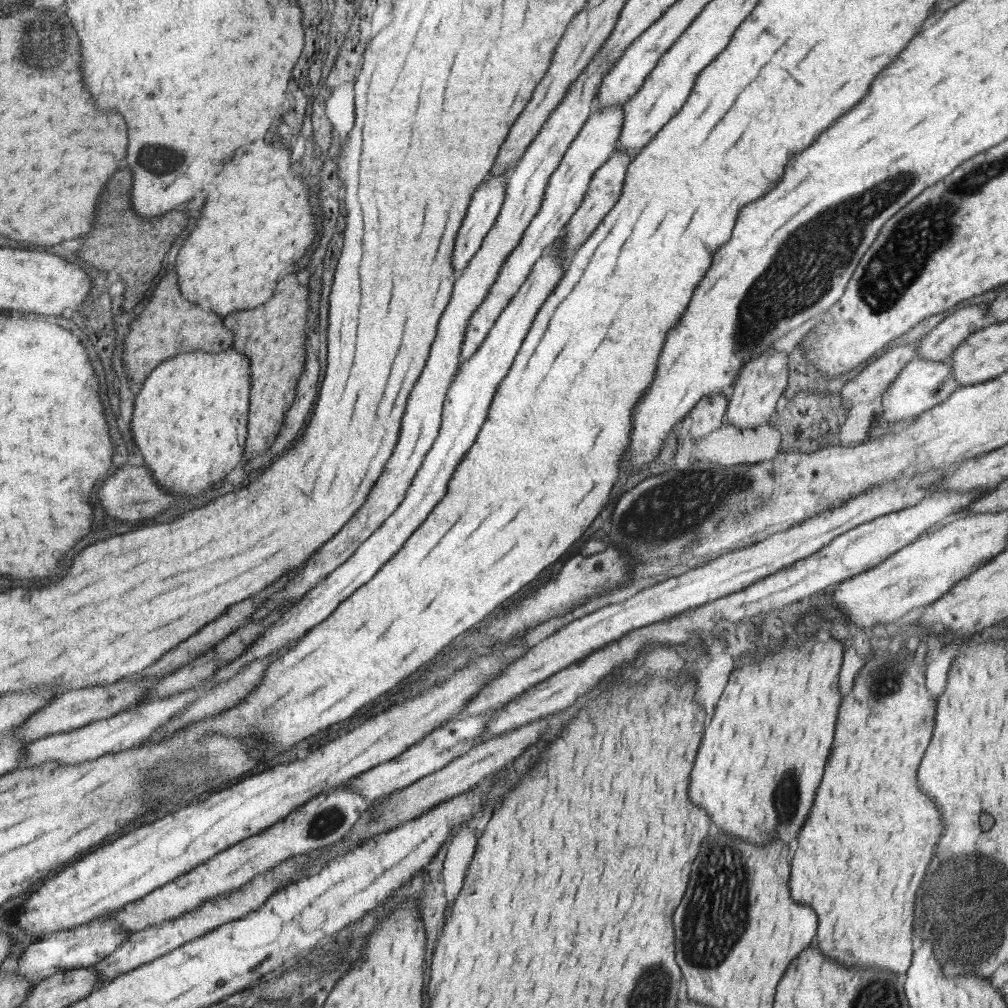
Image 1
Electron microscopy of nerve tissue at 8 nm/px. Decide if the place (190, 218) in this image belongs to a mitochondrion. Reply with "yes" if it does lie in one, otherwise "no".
no

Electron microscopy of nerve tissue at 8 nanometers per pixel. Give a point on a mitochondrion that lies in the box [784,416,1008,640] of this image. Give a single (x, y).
(928, 576)

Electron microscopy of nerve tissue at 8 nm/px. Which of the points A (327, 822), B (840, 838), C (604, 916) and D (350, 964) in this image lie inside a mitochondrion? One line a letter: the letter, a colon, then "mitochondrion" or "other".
A: mitochondrion
B: other
C: other
D: other

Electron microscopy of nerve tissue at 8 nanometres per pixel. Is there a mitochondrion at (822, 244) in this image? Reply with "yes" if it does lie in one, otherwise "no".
yes

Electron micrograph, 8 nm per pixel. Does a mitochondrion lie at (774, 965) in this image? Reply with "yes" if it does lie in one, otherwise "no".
no

